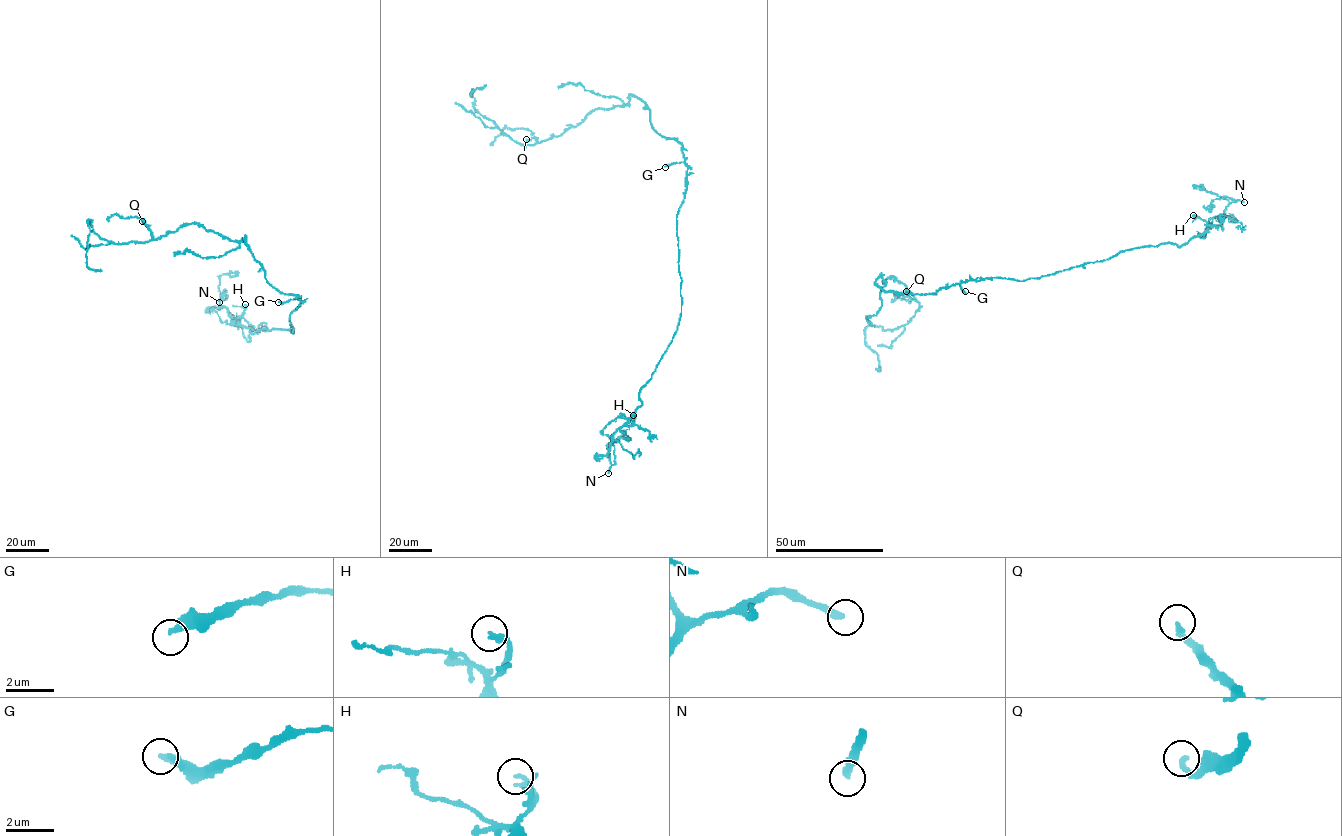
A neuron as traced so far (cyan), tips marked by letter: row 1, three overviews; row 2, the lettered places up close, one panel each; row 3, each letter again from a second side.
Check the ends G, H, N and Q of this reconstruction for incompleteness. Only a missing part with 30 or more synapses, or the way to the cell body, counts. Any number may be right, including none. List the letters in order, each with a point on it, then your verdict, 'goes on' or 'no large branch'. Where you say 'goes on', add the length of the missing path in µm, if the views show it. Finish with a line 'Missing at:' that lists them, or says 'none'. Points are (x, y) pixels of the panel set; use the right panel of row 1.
G: (965, 291) | no large branch
H: (1193, 215) | no large branch
N: (1244, 202) | goes on | 25 µm
Q: (906, 291) | no large branch
Missing at: N

